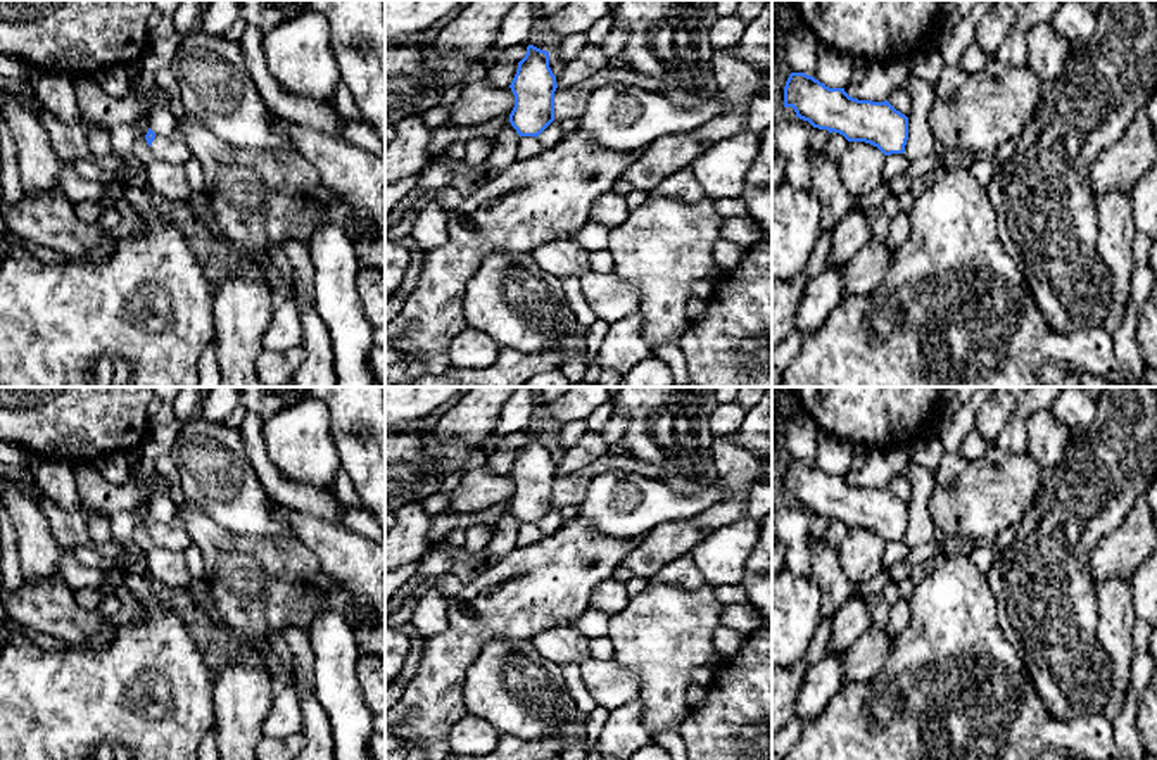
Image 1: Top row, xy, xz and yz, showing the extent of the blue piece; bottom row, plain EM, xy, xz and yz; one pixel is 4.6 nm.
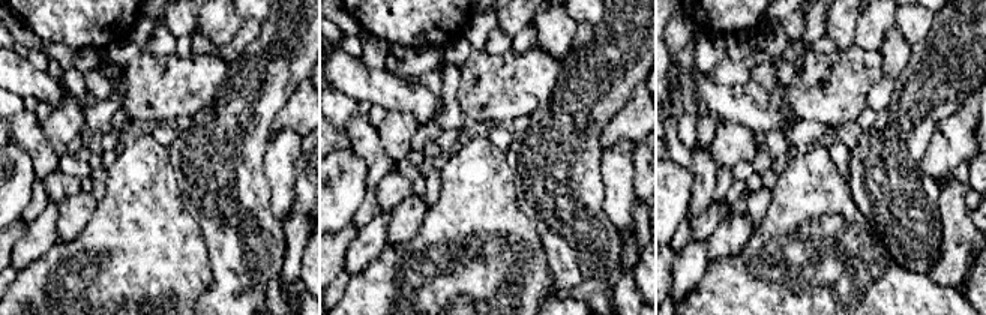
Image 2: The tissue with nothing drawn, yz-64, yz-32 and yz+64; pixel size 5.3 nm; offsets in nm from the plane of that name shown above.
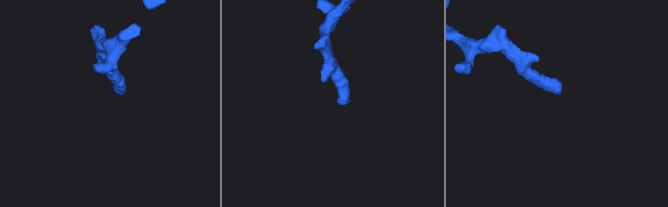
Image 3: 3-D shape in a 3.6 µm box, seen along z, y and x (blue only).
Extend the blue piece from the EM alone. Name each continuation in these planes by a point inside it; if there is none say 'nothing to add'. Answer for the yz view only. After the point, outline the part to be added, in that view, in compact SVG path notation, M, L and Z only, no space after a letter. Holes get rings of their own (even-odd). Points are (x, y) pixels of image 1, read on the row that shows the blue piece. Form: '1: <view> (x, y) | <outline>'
nothing to add

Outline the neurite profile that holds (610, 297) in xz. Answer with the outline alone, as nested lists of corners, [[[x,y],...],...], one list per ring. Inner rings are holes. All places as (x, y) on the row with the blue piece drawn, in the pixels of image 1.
[[[589,269],[580,276],[582,294],[596,318],[608,325],[637,313],[641,292],[611,273]]]

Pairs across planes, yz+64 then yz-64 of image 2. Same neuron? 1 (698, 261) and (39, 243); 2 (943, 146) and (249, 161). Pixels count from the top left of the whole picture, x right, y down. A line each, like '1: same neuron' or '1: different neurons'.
1: same neuron
2: different neurons

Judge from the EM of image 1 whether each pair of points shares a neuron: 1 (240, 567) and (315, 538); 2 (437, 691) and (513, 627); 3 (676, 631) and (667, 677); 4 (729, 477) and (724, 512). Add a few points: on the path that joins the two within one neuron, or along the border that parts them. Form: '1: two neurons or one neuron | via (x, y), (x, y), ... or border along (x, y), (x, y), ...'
1: two neurons | border along (292, 536), (316, 558), (327, 576)
2: one neuron | via (444, 669), (486, 627), (491, 627)
3: one neuron | via (667, 643), (667, 665)
4: one neuron | via (733, 486), (733, 503)

